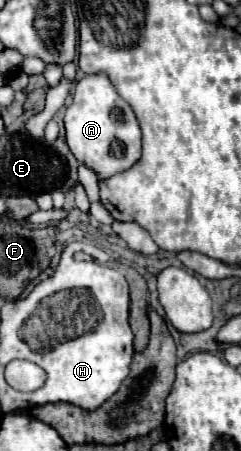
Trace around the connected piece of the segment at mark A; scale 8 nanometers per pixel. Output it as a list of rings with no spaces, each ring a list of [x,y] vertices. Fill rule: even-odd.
[[[87,74],[75,84],[73,104],[65,112],[65,130],[67,144],[75,158],[95,170],[101,178],[127,170],[141,156],[141,130],[137,118],[105,74]],[[113,110],[121,112],[121,120],[113,120]],[[113,140],[121,140],[121,144],[125,144],[125,156],[113,156]]]

